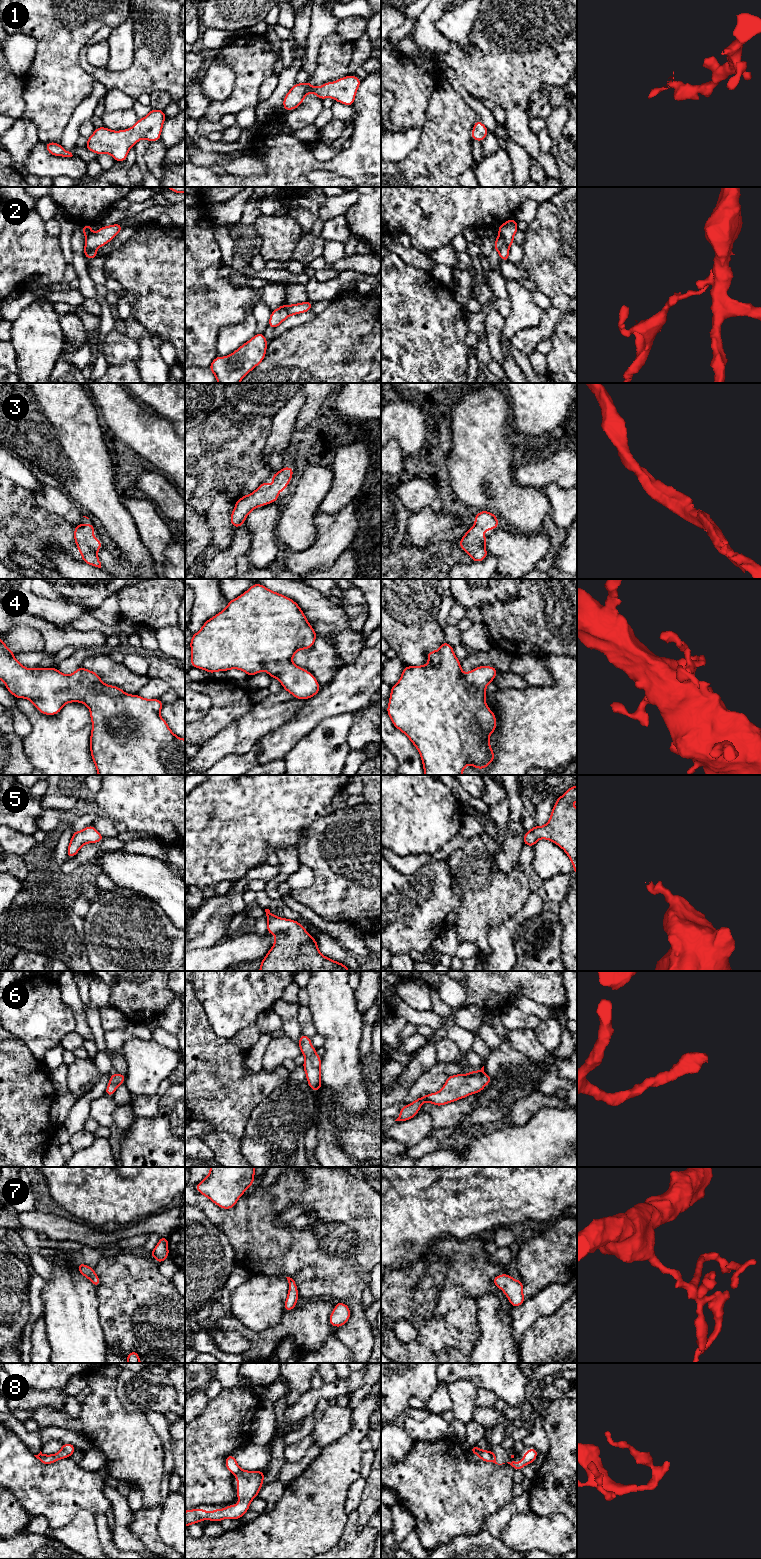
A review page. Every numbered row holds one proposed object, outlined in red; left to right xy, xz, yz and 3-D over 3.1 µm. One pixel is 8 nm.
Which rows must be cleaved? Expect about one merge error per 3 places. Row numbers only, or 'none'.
2, 8

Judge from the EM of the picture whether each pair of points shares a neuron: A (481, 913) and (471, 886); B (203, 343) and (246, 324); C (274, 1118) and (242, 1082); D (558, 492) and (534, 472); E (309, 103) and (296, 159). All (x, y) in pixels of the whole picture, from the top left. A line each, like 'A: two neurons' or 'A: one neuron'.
A: one neuron
B: two neurons
C: two neurons
D: two neurons
E: two neurons

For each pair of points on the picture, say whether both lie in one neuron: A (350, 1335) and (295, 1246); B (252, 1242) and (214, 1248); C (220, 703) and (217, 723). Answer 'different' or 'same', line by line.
A: same
B: different
C: same

